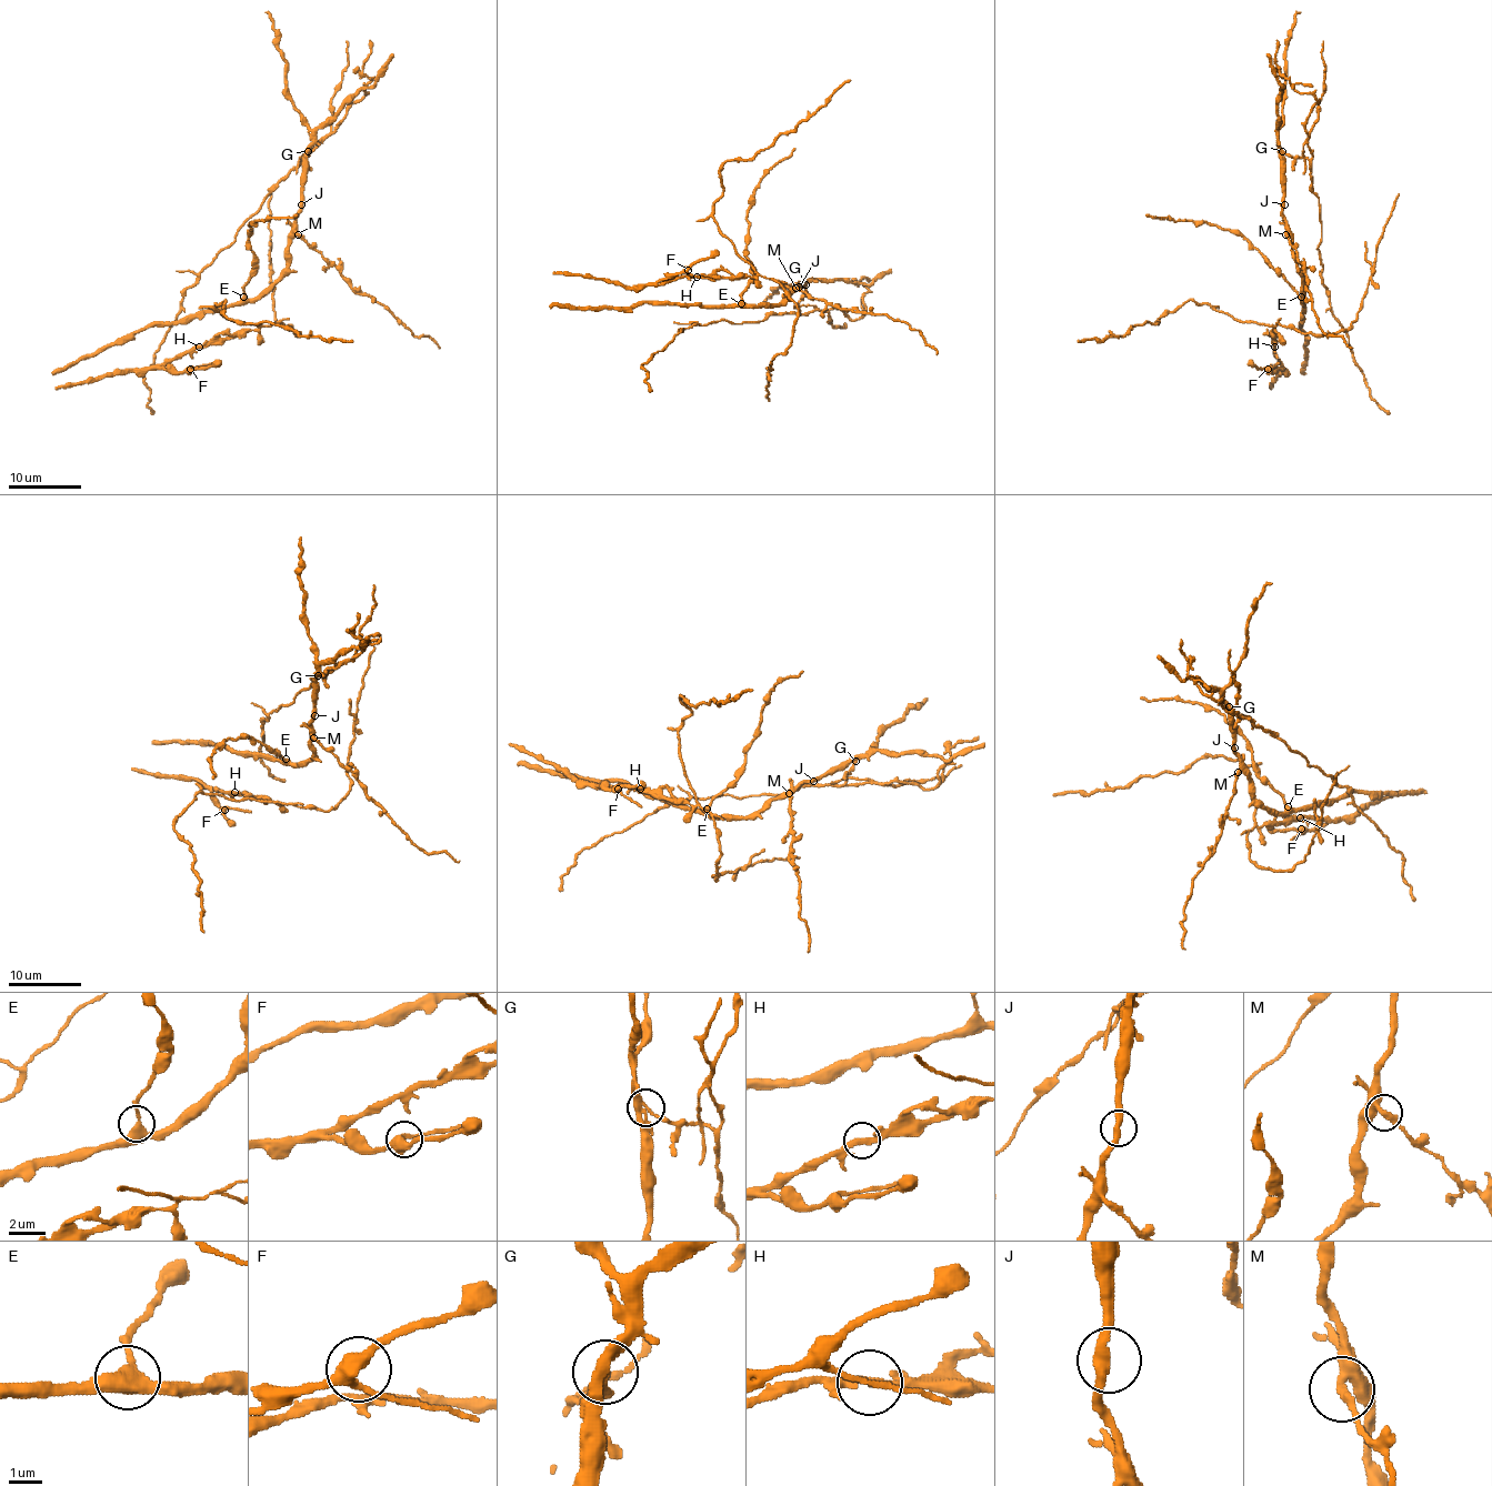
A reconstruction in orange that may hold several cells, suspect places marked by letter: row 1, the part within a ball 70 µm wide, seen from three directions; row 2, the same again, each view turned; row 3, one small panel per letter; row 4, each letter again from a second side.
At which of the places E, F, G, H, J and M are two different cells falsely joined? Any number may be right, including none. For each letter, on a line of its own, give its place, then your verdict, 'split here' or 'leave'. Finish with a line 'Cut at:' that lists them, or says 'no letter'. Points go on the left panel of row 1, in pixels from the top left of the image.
E: at (243, 297); leave
F: at (190, 369); leave
G: at (308, 151); split here
H: at (199, 347); split here
J: at (301, 204); leave
M: at (298, 234); split here
Cut at: G, H, M

